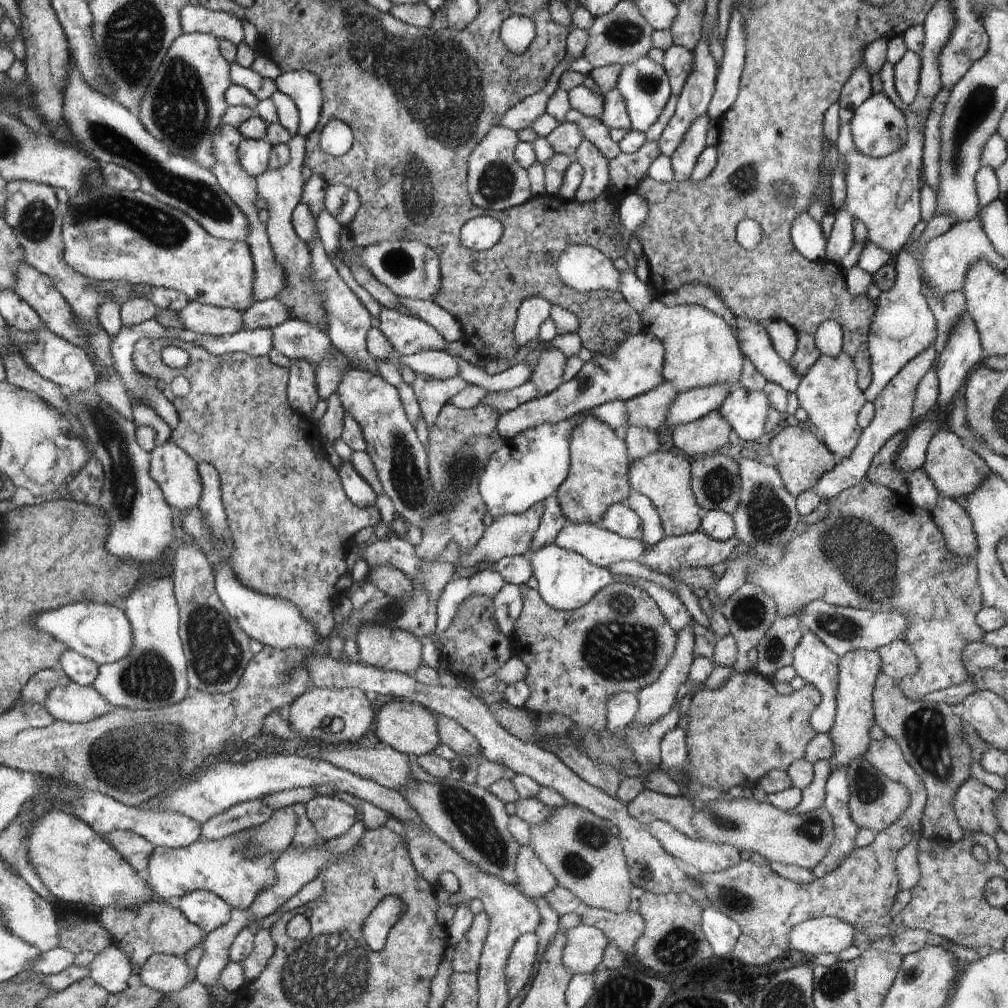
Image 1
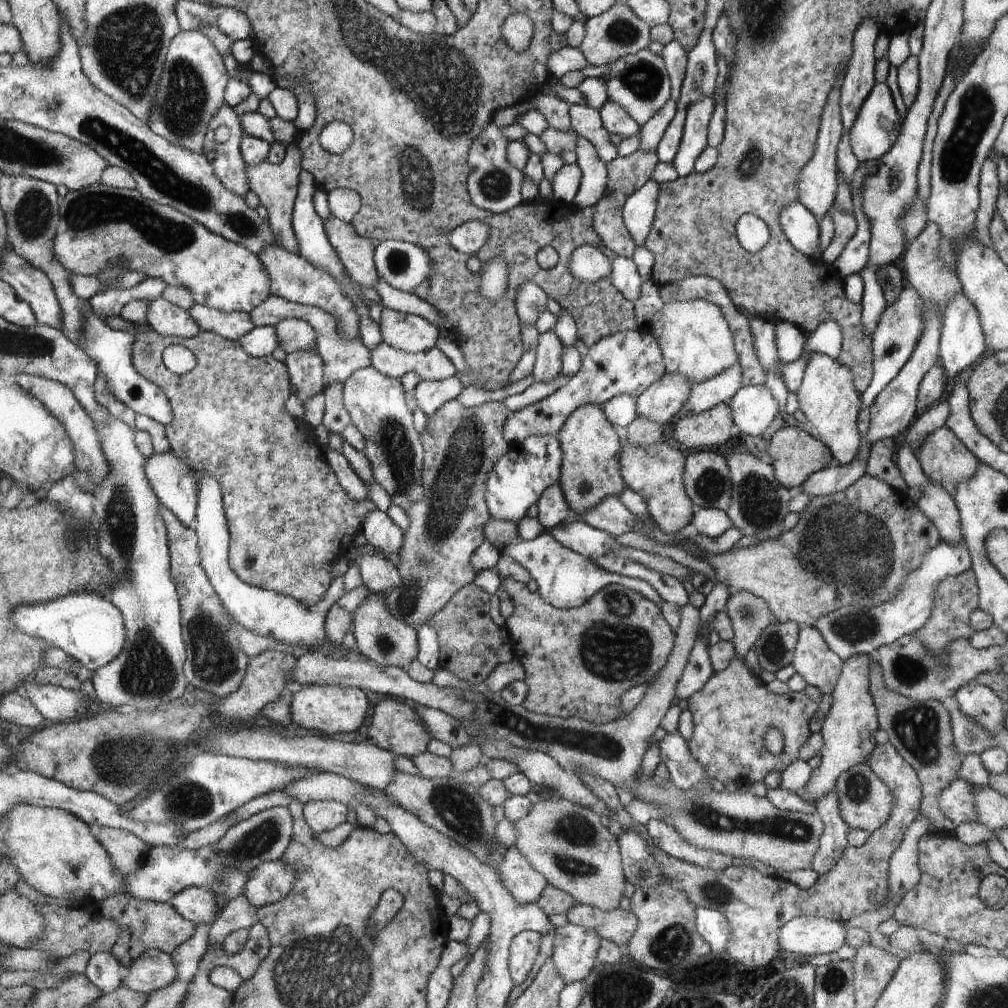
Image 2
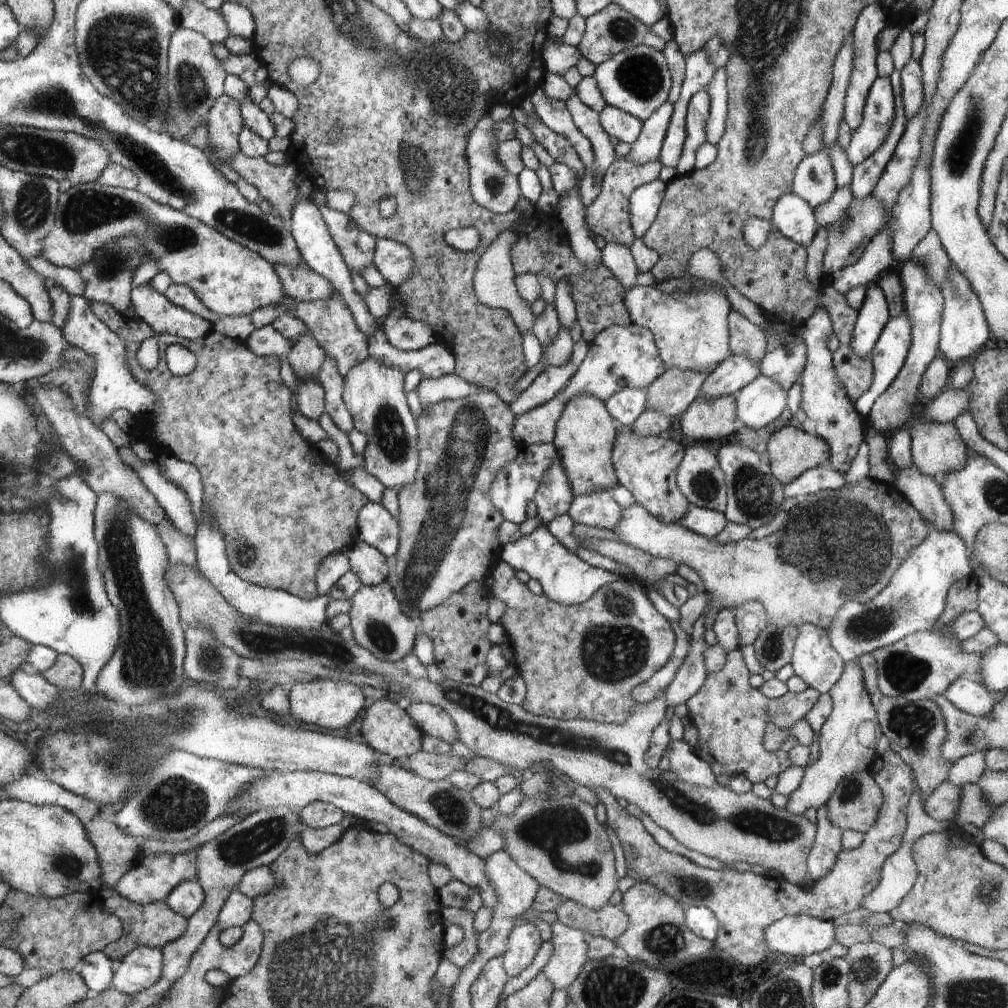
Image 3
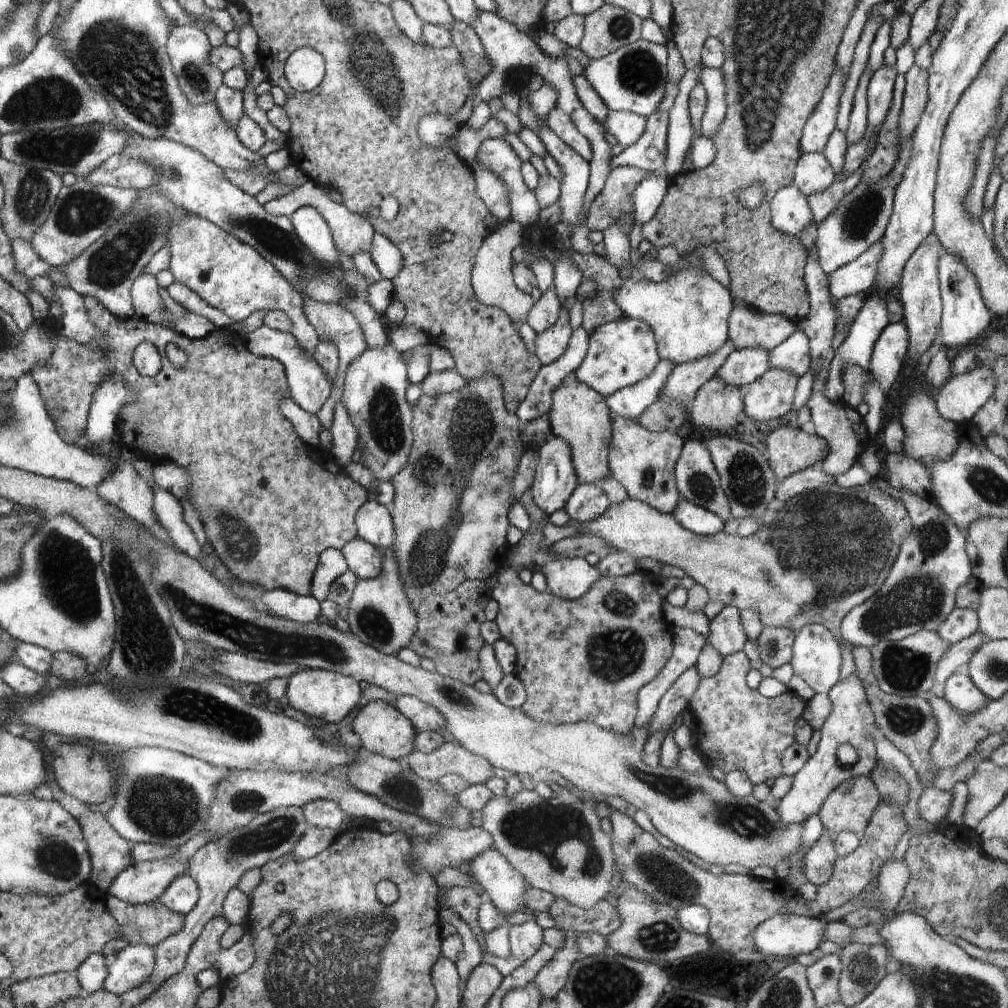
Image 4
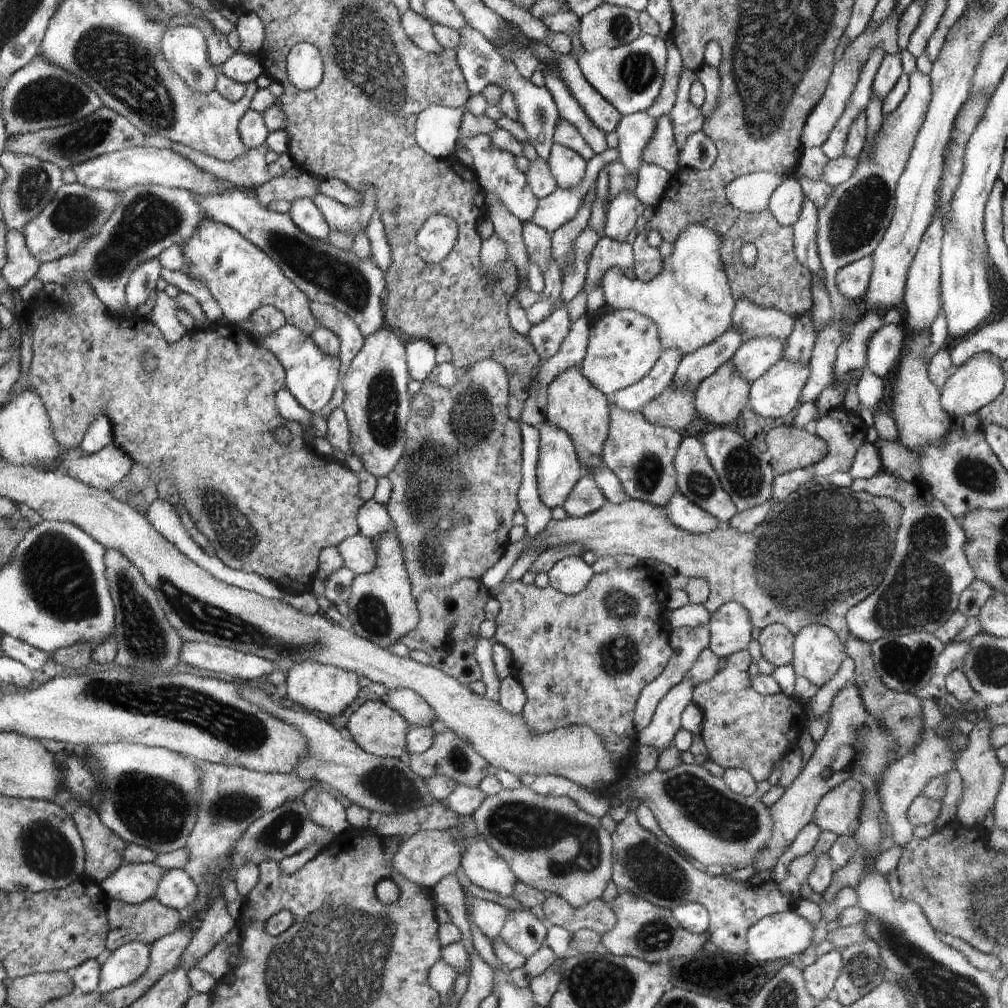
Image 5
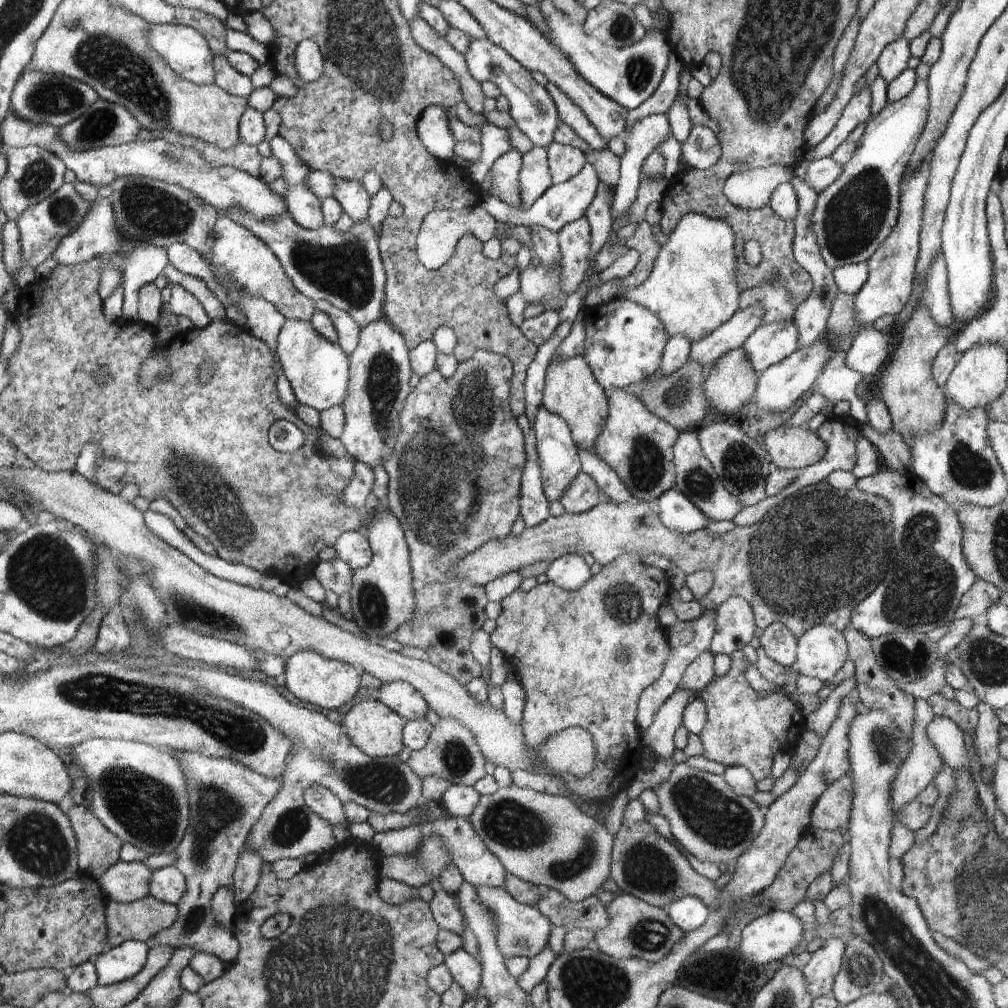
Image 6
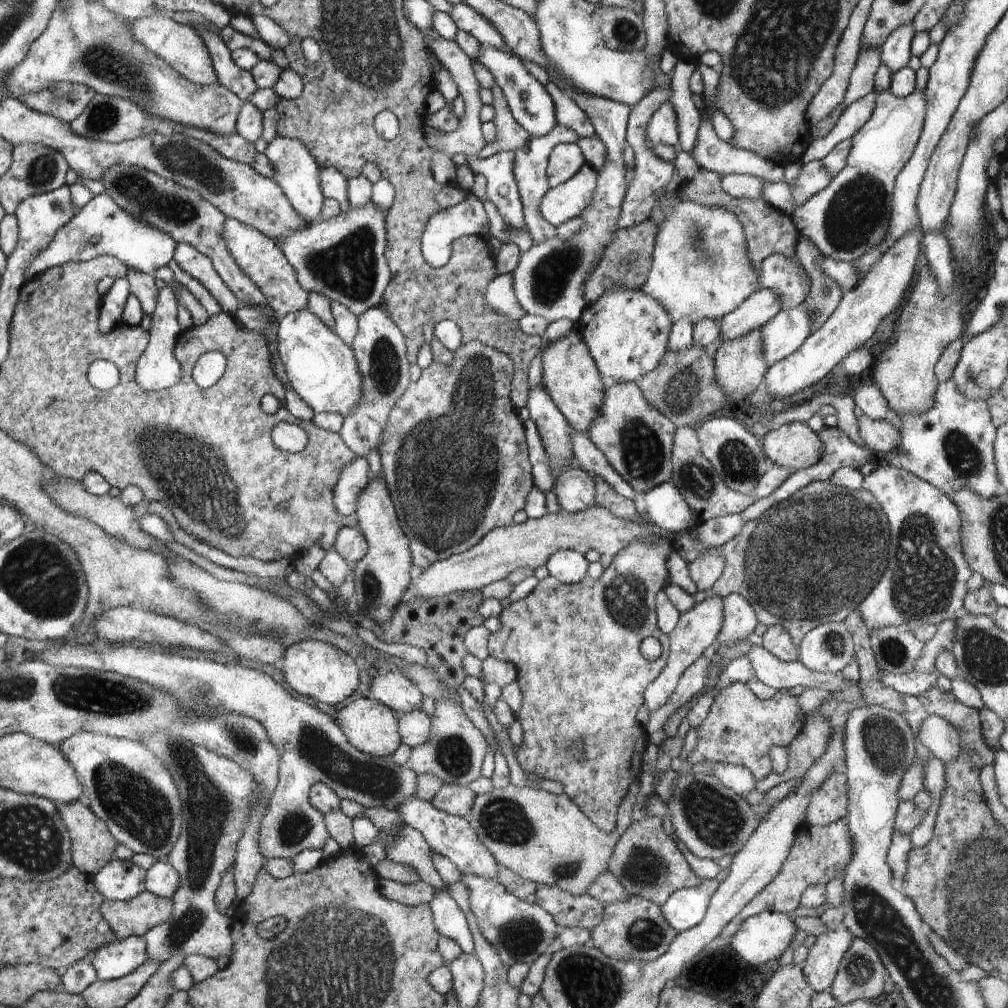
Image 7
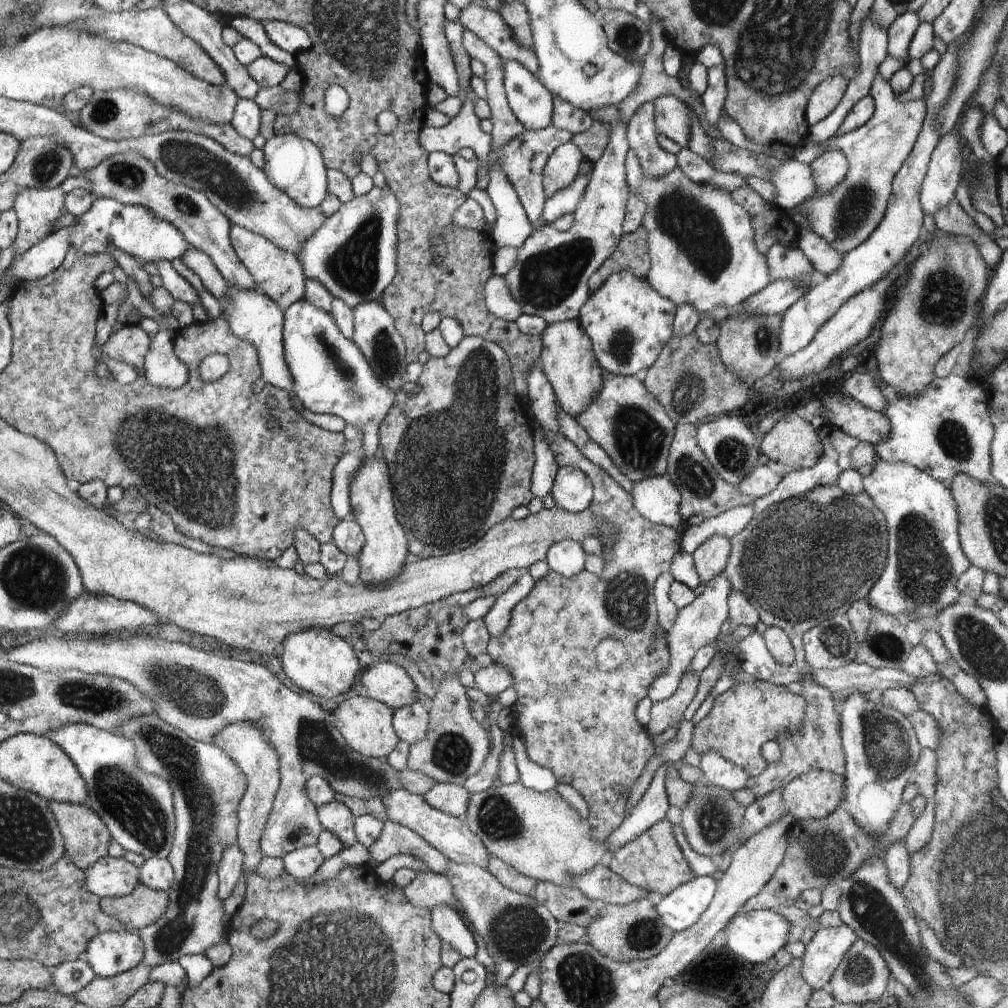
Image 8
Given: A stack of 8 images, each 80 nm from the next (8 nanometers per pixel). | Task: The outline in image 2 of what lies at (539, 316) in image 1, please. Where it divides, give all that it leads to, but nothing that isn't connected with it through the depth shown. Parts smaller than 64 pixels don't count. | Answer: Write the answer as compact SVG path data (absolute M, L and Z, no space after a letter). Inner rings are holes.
M528 282L520 287L515 298L516 312L522 325L534 325L538 316L547 310L548 296L537 283Z

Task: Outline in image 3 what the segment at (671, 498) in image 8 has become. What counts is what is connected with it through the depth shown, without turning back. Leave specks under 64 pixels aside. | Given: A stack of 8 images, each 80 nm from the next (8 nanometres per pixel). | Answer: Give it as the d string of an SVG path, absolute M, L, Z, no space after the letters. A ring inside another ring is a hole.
M689 504L688 508L686 516L676 523L707 539L712 539L720 534L729 523L724 514L715 510L697 507L693 504Z

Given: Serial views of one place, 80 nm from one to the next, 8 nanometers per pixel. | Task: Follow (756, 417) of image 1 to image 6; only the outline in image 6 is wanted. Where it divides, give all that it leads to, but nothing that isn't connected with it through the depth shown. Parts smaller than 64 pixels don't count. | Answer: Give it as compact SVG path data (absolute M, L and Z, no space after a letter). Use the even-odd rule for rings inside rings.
M820 336L808 348L800 348L785 360L764 370L758 377L754 399L756 406L767 412L780 412L780 410L788 410L790 406L794 406L794 402L814 386L816 378L820 376L822 368L828 364L830 356L832 354L828 350L826 340Z

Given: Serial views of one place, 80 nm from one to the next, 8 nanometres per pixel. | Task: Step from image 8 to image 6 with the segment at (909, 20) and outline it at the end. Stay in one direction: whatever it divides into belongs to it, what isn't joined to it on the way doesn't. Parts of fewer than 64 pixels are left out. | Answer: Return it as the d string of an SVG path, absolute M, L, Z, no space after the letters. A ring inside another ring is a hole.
M902 34L901 38L890 42L877 61L879 67L879 76L886 80L892 80L899 76L901 72L907 68L908 60L911 58L910 42L904 38Z

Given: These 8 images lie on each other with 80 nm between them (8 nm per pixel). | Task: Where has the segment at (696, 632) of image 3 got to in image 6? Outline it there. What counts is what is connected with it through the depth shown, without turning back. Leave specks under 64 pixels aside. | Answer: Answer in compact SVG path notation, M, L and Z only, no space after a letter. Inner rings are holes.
M676 690L656 712L654 722L647 730L641 731L642 743L650 746L657 758L672 758L675 752L675 735L682 725L682 718L691 694Z

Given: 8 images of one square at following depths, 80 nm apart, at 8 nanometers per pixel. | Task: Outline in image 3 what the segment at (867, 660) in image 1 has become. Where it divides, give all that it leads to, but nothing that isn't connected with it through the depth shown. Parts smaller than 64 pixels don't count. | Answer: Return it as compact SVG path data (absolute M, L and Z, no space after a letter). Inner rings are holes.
M858 661L845 663L838 682L829 690L829 693L832 697L833 709L817 736L820 746L819 759L811 766L804 767L805 775L800 786L788 796L789 803L786 810L793 815L804 815L808 808L818 810L819 806L826 804L842 778L870 770L872 761L878 754L875 746L863 746L856 735L856 729L862 722L872 722L877 727L879 724Z

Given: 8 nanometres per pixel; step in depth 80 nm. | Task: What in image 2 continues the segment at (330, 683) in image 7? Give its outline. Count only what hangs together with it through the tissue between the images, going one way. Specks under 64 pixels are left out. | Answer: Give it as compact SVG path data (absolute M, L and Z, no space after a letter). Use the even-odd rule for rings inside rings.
M304 685L302 690L292 694L289 703L294 724L308 730L318 730L323 736L331 737L338 732L356 732L366 718L368 699L362 689L334 685Z

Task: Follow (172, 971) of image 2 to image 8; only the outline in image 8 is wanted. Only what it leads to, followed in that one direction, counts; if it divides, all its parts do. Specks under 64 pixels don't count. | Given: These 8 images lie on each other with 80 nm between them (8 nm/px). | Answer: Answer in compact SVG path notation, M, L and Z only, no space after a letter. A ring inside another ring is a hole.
M124 929L96 935L87 946L86 960L96 977L110 978L143 962L144 943Z

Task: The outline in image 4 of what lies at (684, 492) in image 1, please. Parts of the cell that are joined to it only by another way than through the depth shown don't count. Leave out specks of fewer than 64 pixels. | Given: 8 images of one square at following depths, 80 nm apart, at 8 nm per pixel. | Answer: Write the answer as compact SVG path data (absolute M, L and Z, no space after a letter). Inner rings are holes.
M612 415L612 438L607 450L611 475L624 487L630 499L636 499L662 514L672 515L681 496L675 483L675 464L685 441L673 431L652 432L637 420Z

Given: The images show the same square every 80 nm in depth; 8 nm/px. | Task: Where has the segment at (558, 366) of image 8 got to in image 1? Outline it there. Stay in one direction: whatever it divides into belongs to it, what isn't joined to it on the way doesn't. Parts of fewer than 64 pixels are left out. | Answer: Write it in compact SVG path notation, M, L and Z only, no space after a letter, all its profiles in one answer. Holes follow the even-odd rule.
M586 417L573 430L570 446L570 470L564 482L555 490L555 497L562 509L563 515L569 522L598 525L606 511L613 504L625 503L627 501L630 491L633 489L628 480L631 462L626 454L627 444L624 439L620 439L616 435L615 430L612 430L603 422L596 420L594 417Z

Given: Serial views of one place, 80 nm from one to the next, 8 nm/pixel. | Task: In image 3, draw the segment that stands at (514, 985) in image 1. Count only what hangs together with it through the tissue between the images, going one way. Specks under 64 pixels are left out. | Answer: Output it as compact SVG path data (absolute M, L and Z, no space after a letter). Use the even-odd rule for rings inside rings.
M532 924L518 925L511 930L503 966L509 978L517 977L532 964L542 941L539 930Z

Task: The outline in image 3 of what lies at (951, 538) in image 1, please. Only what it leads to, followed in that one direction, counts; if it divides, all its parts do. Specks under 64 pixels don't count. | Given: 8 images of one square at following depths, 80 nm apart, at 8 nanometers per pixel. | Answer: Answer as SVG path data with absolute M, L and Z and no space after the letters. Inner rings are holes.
M915 466L906 471L896 469L895 475L892 486L912 503L923 519L942 533L953 530L953 514L938 480L922 474Z

